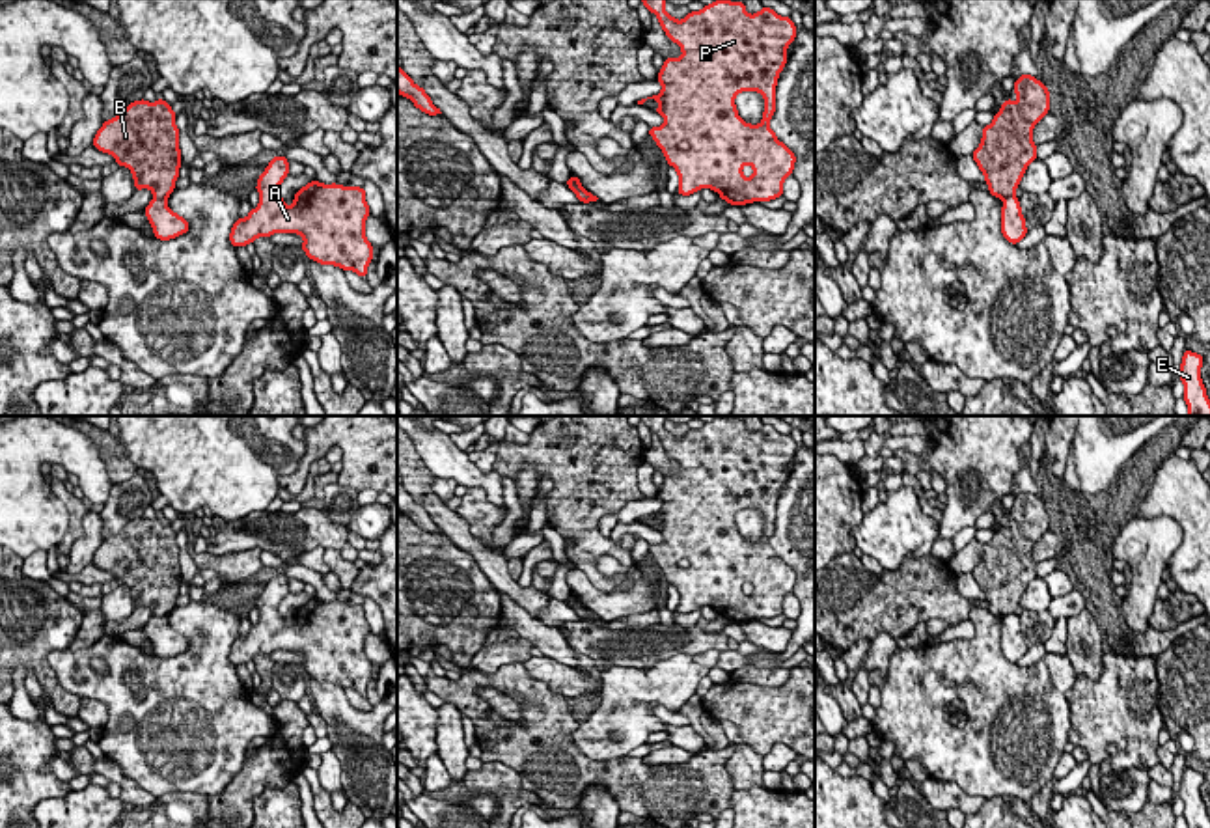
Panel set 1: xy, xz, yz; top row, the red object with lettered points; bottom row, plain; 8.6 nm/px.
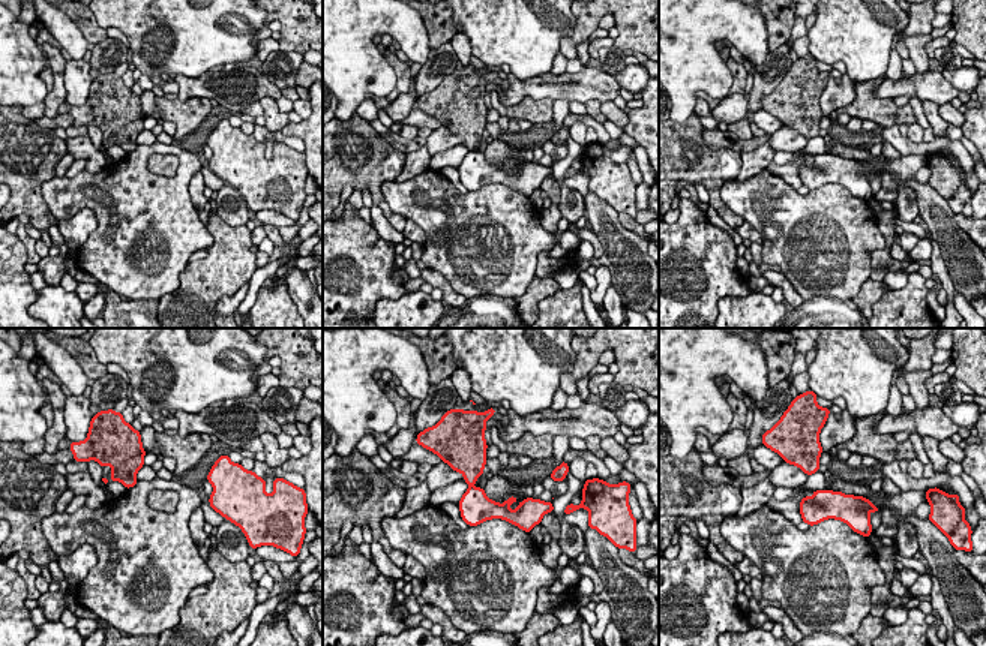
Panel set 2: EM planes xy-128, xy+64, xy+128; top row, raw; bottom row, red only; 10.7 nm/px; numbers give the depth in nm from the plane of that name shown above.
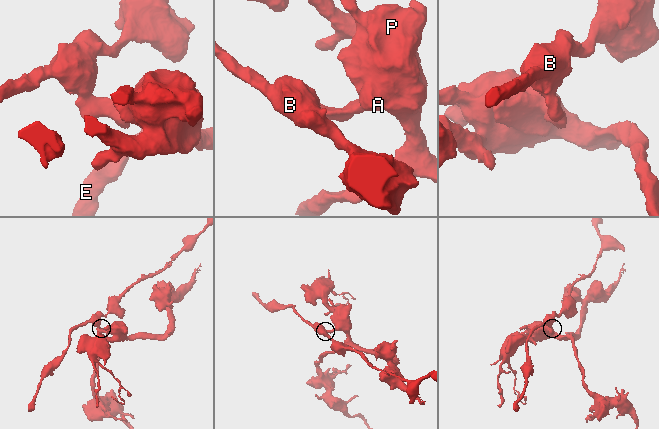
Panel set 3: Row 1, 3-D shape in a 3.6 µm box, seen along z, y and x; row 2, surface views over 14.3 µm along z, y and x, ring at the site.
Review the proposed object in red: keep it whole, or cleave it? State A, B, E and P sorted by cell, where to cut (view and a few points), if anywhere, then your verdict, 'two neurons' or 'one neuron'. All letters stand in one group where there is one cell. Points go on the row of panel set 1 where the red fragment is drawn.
groups A E P / B; cut xy (166, 196), (155, 200); two neurons

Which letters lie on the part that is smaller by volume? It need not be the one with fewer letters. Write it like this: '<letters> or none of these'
B

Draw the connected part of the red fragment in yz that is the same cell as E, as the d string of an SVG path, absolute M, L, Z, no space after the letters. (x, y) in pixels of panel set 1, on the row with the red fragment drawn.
M1184 351L1178 379L1184 384L1184 401L1188 403L1188 416L1210 416L1210 399L1201 379L1203 354Z

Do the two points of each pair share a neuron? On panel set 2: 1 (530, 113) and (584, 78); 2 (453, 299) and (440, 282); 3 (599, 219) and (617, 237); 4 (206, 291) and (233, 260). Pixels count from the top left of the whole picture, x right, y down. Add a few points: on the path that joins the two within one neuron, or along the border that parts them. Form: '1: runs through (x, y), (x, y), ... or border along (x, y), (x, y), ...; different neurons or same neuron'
1: border along (553, 101), (524, 98), (517, 105); different neurons
2: runs through (449, 294), (444, 287); same neuron
3: runs through (604, 224), (613, 233); same neuron
4: runs through (209, 284), (225, 267); same neuron

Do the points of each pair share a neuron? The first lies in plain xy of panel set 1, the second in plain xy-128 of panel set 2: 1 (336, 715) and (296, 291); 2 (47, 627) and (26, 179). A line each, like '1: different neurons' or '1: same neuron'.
1: same neuron
2: same neuron

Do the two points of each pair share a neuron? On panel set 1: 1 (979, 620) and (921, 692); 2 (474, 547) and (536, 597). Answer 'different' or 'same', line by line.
1: same
2: same

